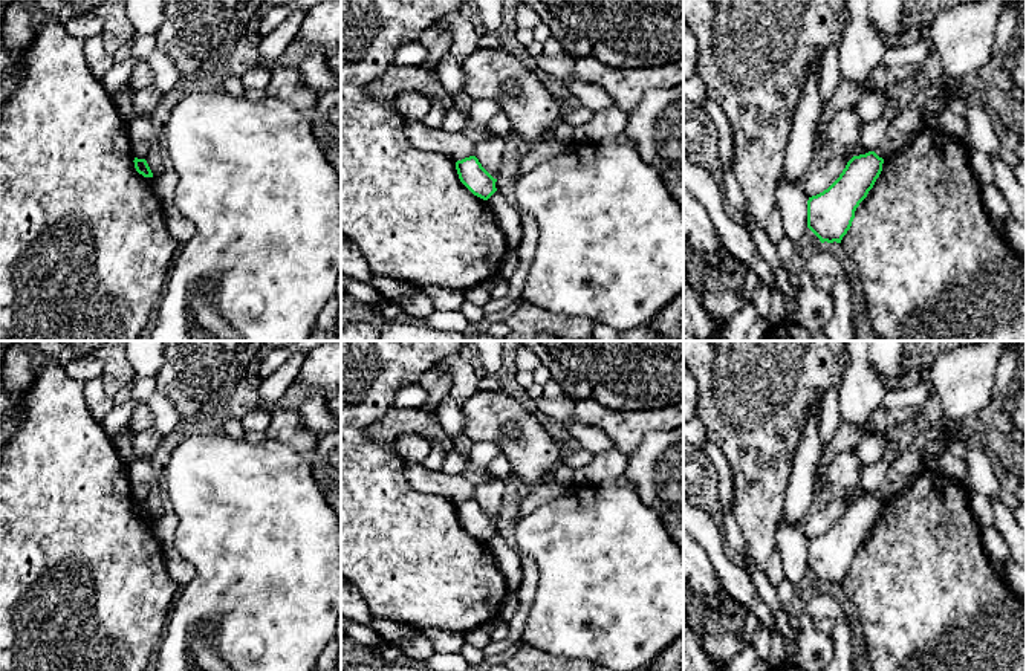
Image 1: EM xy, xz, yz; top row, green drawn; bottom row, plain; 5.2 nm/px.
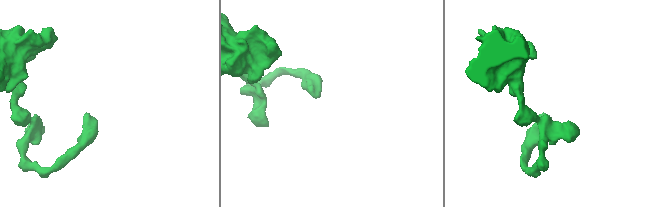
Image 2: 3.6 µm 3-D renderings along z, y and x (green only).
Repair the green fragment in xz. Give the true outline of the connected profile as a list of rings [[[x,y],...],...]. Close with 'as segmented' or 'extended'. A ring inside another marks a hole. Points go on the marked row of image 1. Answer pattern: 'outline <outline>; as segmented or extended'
outline [[[476,156],[456,162],[460,182],[477,197],[488,200],[495,191],[494,179],[479,162]]]; as segmented

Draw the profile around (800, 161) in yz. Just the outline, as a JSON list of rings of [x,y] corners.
[[[813,57],[794,115],[781,179],[803,182],[815,168],[813,136],[821,110],[818,58]]]

